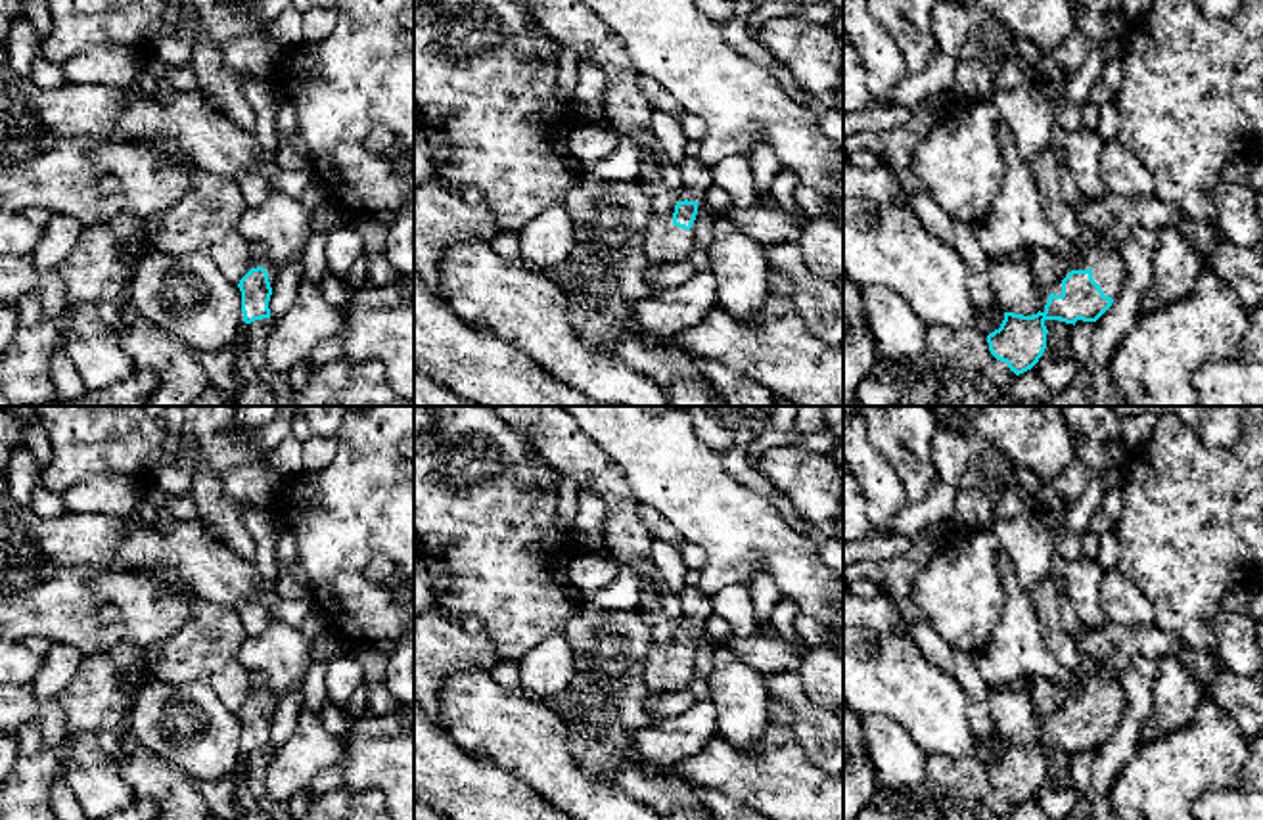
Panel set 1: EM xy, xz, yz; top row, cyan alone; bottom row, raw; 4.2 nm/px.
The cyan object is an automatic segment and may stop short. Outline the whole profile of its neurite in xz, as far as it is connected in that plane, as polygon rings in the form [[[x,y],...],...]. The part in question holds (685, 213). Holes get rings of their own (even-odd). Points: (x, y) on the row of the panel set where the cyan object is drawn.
[[[678,201],[673,213],[673,224],[690,230],[698,215],[698,201]]]

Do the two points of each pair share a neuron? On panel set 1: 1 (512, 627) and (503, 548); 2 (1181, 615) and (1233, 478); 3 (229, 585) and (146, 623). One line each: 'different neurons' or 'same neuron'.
1: same neuron
2: same neuron
3: different neurons

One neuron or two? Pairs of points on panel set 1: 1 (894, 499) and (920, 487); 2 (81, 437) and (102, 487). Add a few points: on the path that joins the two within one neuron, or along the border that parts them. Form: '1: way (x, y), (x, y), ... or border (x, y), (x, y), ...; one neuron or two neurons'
1: border (882, 455), (897, 476), (907, 501); two neurons
2: border (140, 483), (117, 474), (89, 474), (62, 495); two neurons

